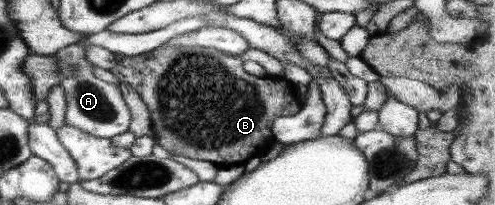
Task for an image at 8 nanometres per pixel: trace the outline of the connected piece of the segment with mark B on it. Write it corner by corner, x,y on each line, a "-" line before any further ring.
161,45
139,56
115,53
115,62
115,67
110,71
121,80
121,83
135,89
149,109
156,144
170,153
192,160
207,160
217,164
243,162
255,156
257,150
263,150
273,142
271,130
275,119
297,114
303,105
296,100
295,88
289,81
271,76
257,78
245,72
241,57
225,54
215,48
199,45

